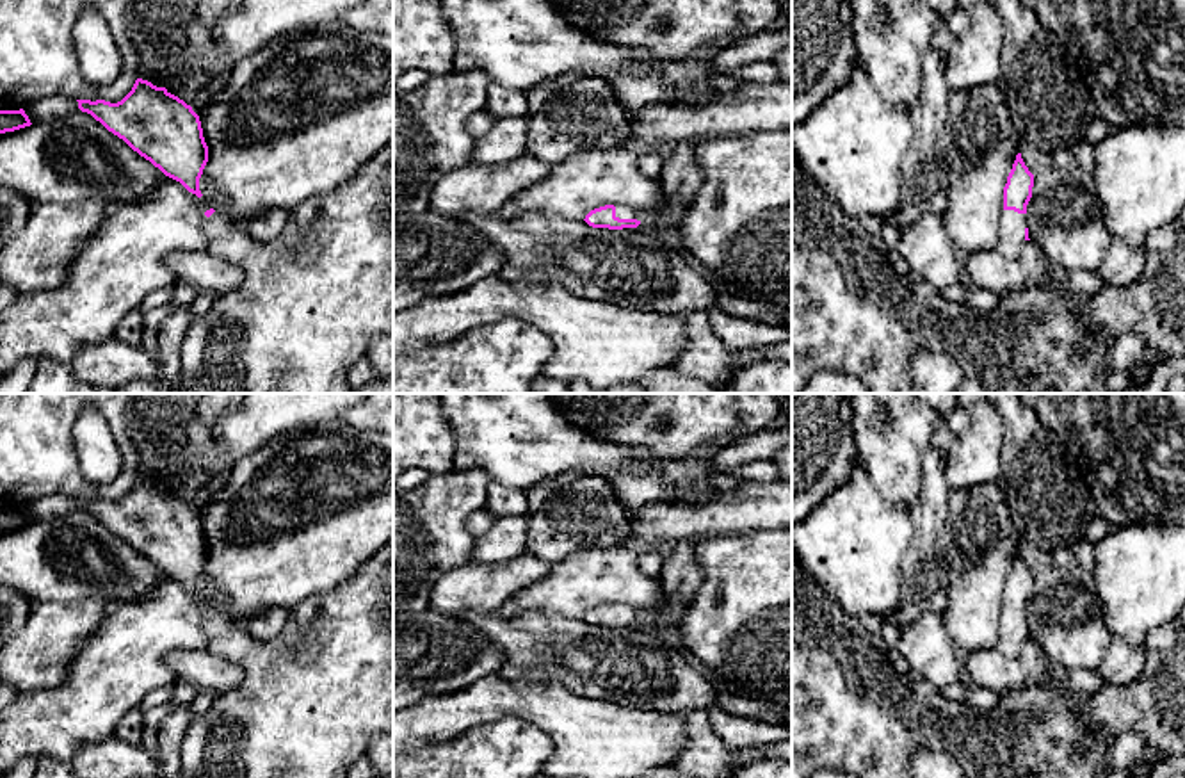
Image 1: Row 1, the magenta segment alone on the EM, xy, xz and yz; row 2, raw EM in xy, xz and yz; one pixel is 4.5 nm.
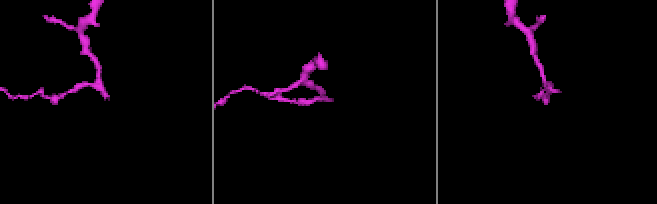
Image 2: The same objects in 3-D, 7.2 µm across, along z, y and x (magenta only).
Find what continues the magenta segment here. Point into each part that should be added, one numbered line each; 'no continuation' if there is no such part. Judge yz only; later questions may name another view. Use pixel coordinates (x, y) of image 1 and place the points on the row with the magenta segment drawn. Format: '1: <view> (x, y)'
1: yz (1011, 237)

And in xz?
1: xz (623, 212)

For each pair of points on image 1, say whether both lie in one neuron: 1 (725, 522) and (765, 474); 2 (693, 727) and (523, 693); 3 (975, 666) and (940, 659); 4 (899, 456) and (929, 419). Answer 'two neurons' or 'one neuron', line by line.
1: two neurons
2: two neurons
3: two neurons
4: one neuron

